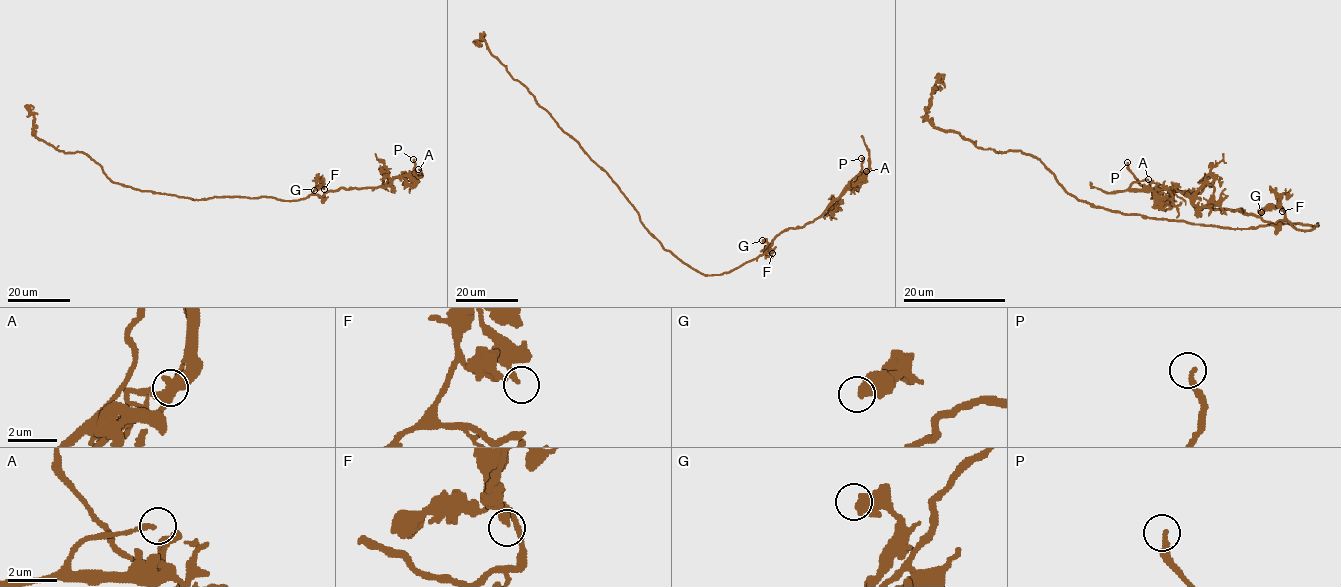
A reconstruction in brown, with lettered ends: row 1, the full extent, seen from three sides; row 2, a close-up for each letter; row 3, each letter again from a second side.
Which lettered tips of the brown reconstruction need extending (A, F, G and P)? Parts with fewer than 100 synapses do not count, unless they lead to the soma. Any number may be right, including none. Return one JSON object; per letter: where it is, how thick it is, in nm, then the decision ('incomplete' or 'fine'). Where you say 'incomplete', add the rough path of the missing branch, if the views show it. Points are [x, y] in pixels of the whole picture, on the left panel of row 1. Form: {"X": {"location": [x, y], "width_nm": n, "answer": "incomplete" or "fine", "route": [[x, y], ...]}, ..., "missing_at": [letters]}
{"A": {"location": [418, 169], "width_nm": 190, "answer": "fine"}, "F": {"location": [324, 189], "width_nm": 220, "answer": "fine"}, "G": {"location": [314, 190], "width_nm": 500, "answer": "fine"}, "P": {"location": [413, 159], "width_nm": 240, "answer": "incomplete", "route": [[413, 159], [418, 154], [415, 139], [425, 135], [430, 140], [428, 150], [433, 163]]}, "missing_at": ["P"]}

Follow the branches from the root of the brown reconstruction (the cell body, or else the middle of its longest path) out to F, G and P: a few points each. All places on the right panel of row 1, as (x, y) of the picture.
F: (1251, 228), (1269, 224), (1318, 224), (1310, 230), (1293, 227), (1278, 203), (1280, 198), (1282, 211)
G: (1251, 228), (1269, 224), (1318, 224), (1310, 230), (1300, 230), (1291, 224), (1279, 206), (1265, 207), (1261, 212)
P: (1251, 228), (1318, 224), (1300, 230), (1242, 210), (1197, 207), (1179, 192), (1142, 186), (1127, 162)

